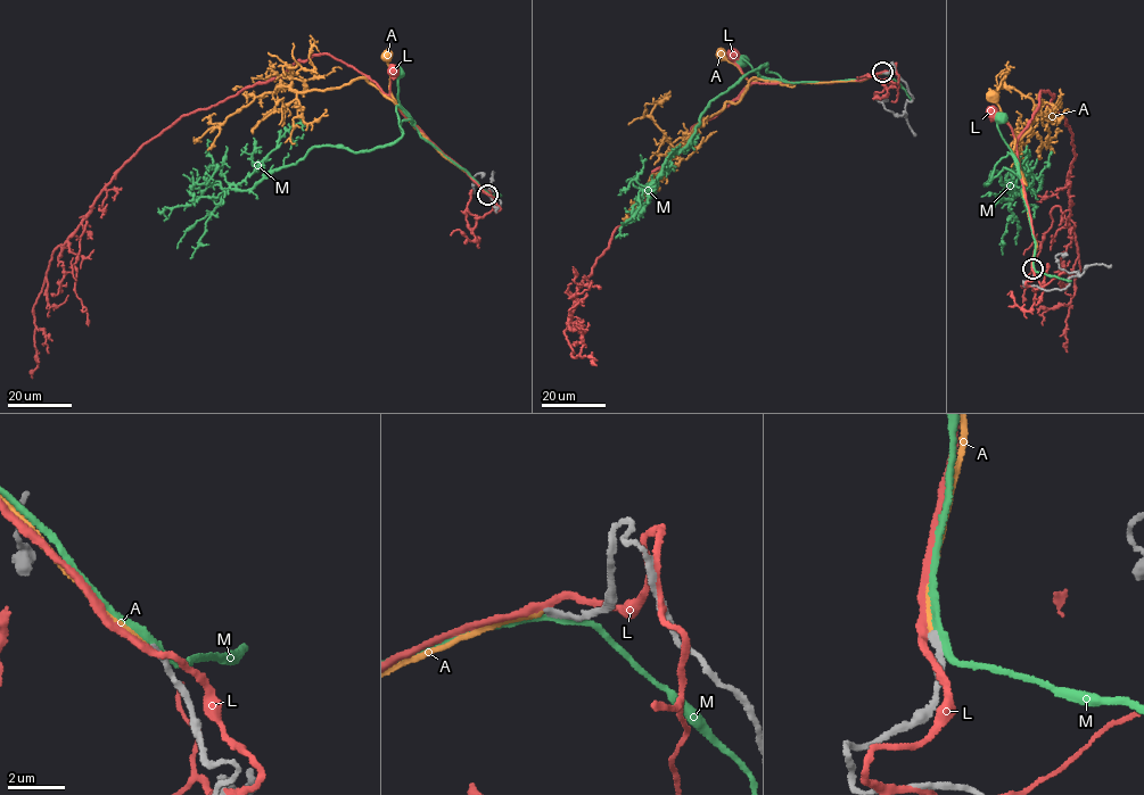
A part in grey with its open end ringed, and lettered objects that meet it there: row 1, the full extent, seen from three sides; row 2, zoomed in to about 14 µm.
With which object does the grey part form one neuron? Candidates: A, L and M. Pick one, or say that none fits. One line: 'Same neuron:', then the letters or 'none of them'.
Same neuron: A

